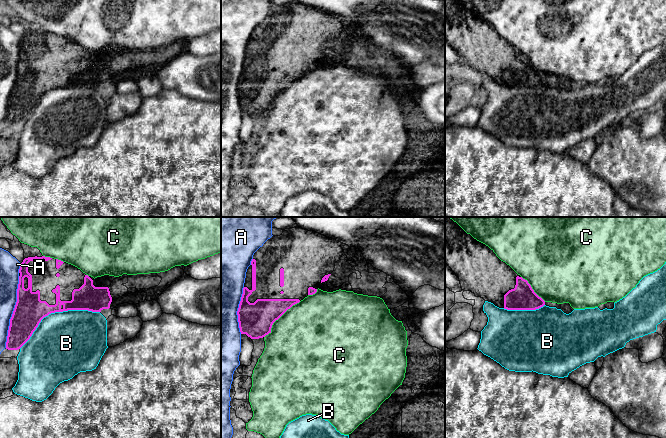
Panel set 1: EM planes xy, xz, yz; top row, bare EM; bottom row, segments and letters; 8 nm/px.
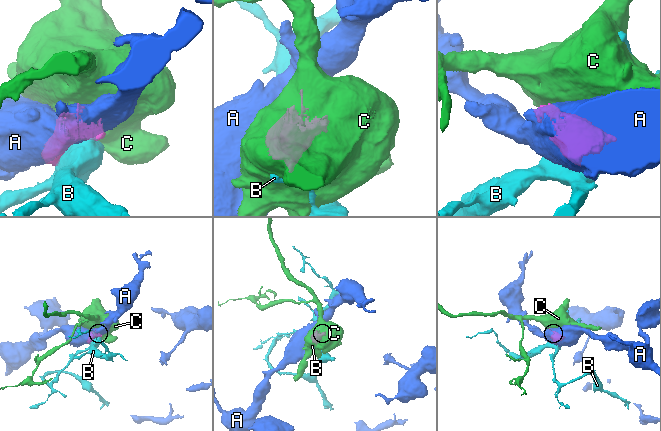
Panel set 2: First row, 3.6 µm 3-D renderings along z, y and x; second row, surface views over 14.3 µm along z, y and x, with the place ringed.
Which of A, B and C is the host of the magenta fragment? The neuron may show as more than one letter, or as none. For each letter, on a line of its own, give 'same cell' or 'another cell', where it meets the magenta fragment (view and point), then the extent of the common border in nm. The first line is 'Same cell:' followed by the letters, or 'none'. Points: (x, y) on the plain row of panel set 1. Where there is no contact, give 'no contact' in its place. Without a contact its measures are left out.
Same cell: none
A: another cell; contact xz (238, 86); length 380 nm
B: another cell; contact xy (56, 87); length 700 nm
C: another cell; contact xz (279, 93); length 420 nm

